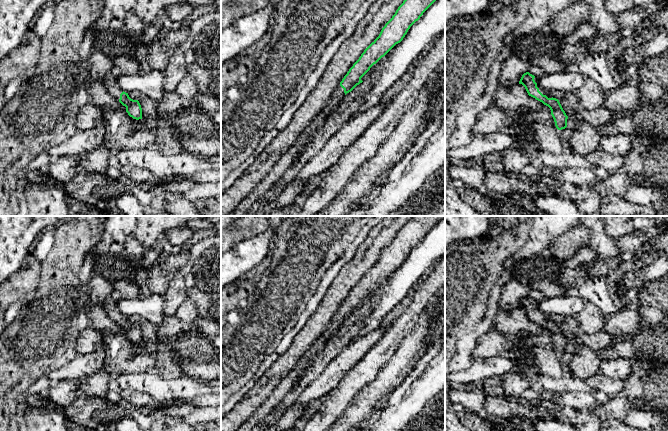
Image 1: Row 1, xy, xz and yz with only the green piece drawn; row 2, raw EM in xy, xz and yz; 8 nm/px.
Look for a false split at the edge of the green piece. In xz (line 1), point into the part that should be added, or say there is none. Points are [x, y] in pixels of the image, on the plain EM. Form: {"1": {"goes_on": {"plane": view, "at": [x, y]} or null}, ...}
{"1": {"goes_on": {"plane": "xz", "at": [284, 386]}}}

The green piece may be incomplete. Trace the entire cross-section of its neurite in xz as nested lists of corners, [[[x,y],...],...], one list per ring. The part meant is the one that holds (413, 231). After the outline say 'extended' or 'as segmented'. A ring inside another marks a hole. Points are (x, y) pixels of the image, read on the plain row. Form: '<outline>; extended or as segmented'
[[[413,216],[398,231],[392,242],[382,252],[379,260],[364,274],[359,283],[349,293],[340,309],[333,316],[323,335],[299,359],[296,365],[279,382],[272,394],[260,405],[237,431],[252,431],[255,426],[278,405],[293,387],[310,361],[321,351],[331,336],[336,335],[345,319],[362,307],[361,302],[384,281],[396,268],[400,267],[410,251],[444,216]]]; extended

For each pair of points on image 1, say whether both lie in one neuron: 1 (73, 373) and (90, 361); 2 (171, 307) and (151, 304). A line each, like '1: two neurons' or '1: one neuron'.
1: one neuron
2: two neurons

